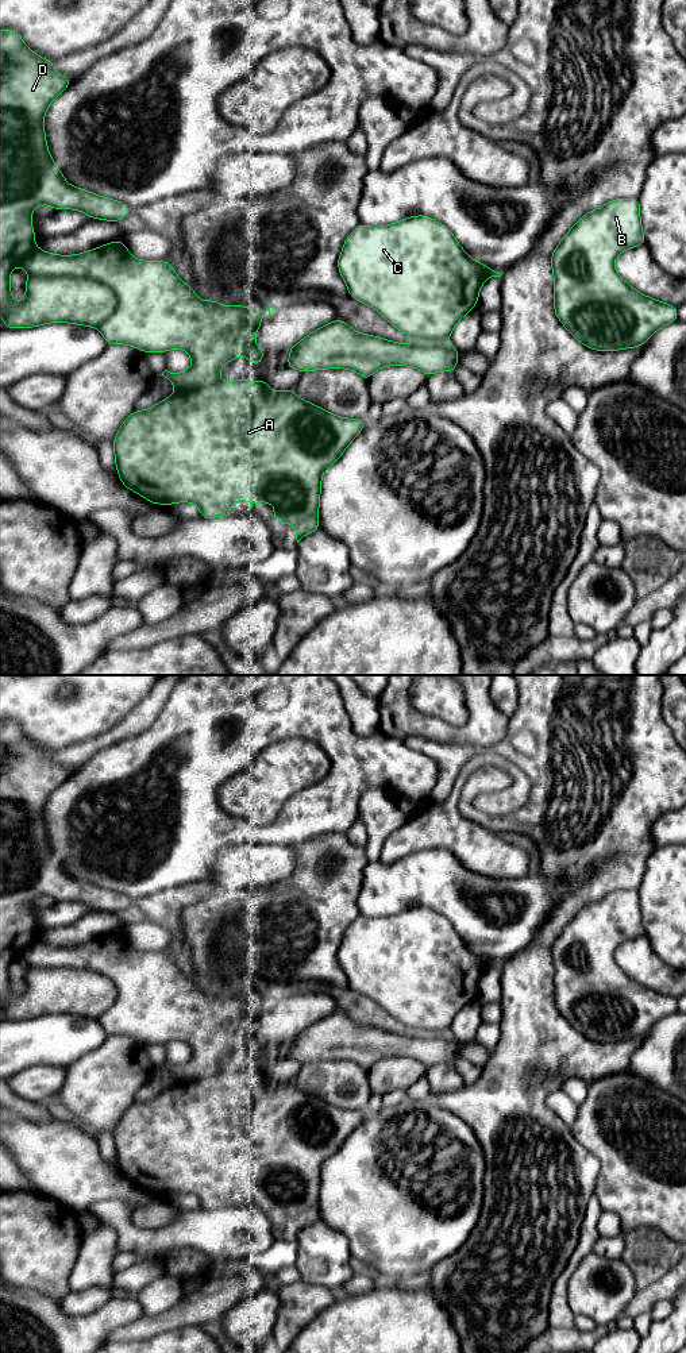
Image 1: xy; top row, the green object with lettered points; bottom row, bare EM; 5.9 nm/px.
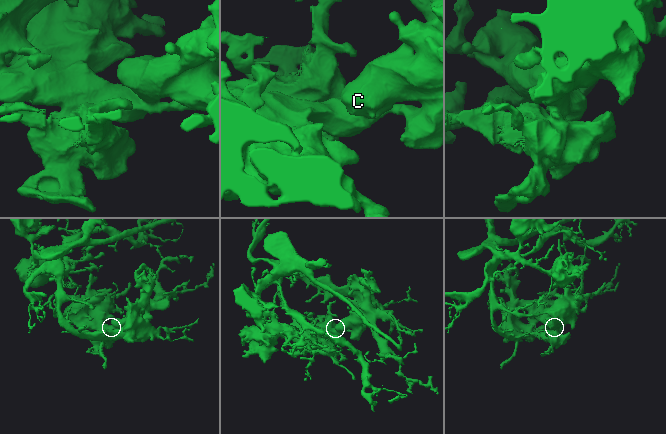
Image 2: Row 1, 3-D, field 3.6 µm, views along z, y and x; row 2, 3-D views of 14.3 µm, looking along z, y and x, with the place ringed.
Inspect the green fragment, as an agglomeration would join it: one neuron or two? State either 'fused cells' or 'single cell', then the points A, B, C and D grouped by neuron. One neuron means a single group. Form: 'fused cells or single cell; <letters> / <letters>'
single cell; A B C D

